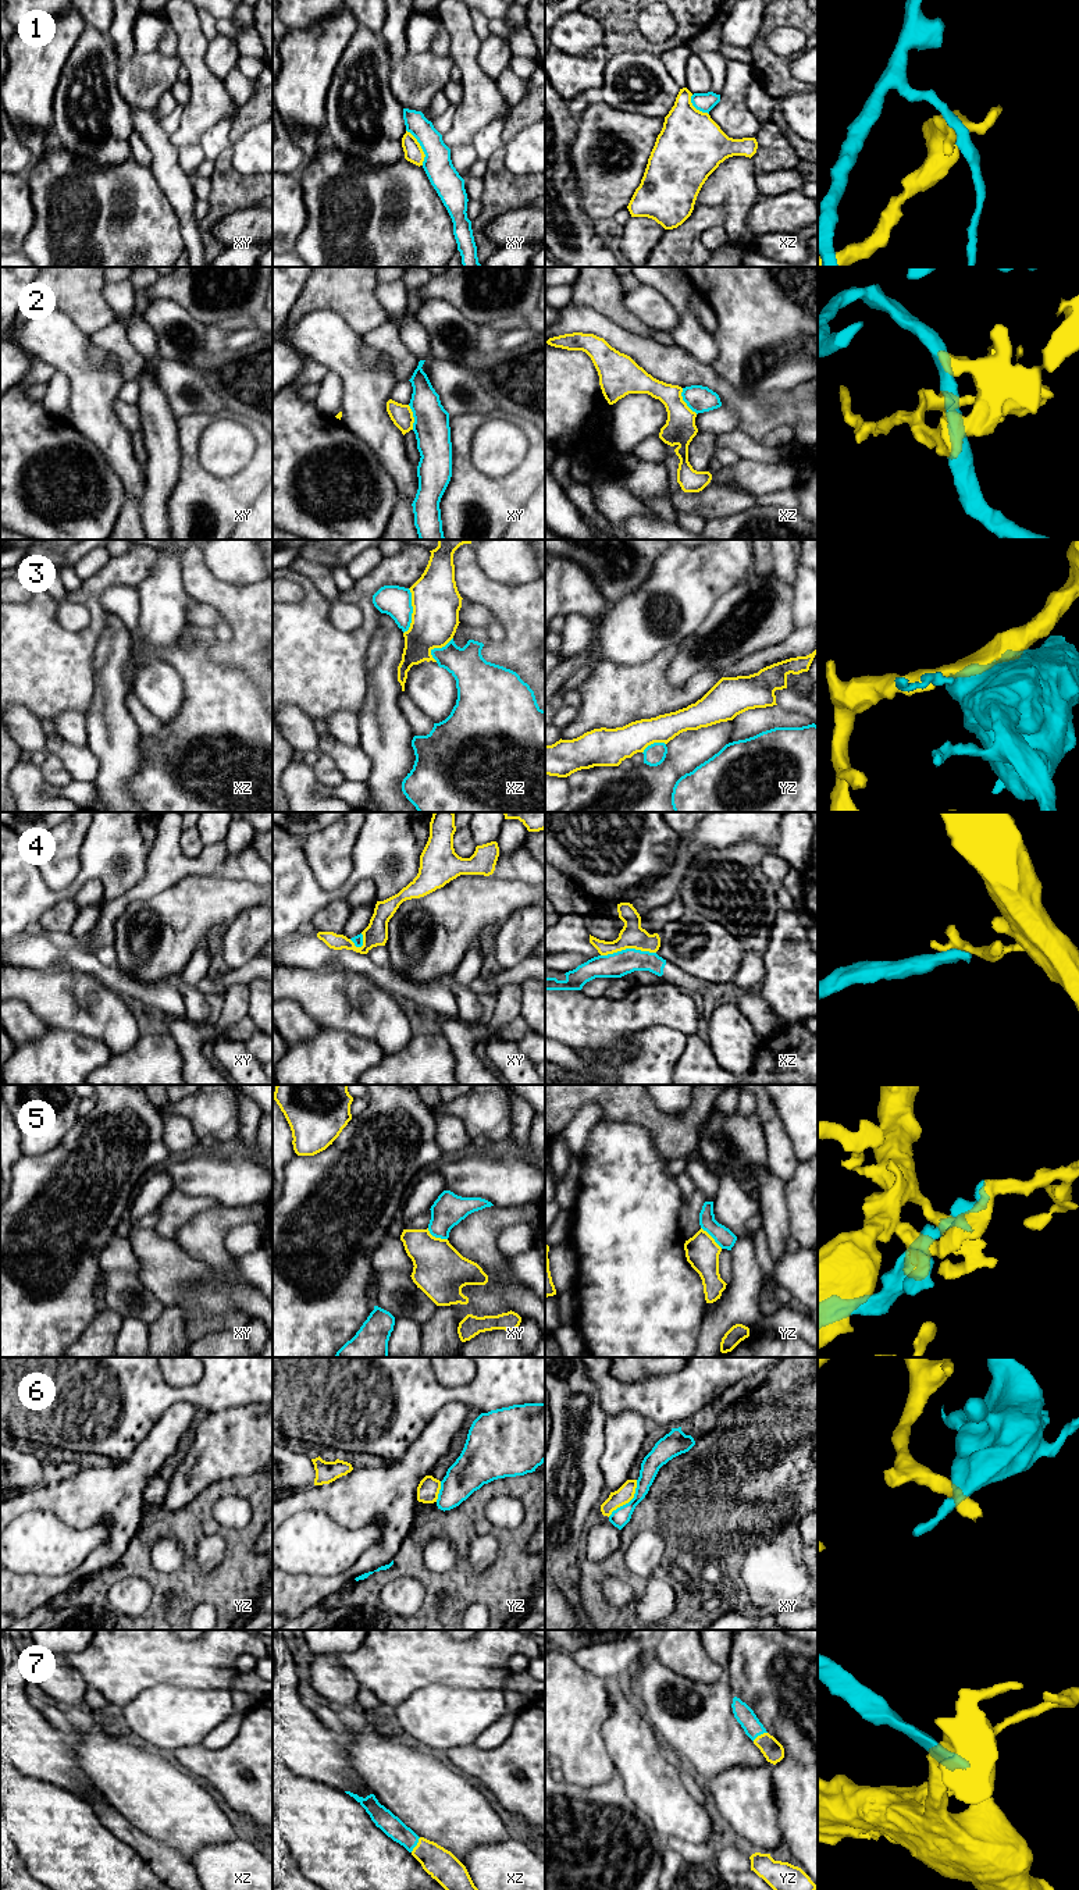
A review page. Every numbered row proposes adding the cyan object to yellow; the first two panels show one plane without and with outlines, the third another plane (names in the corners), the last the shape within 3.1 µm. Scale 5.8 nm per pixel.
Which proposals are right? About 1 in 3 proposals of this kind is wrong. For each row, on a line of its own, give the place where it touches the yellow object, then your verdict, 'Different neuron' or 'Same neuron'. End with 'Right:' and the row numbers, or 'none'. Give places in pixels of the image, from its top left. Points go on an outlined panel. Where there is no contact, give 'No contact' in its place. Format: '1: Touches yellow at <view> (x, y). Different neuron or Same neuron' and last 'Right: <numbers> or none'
1: Touches yellow at xy (420, 148). Different neuron
2: Touches yellow at xz (684, 402). Different neuron
3: Touches yellow at xz (413, 611). Different neuron
4: Touches yellow at xz (627, 947). Different neuron
5: Touches yellow at xy (437, 1238). Different neuron
6: Touches yellow at xy (629, 1501). Different neuron
7: Touches yellow at xz (417, 1844). Same neuron
Right: 7

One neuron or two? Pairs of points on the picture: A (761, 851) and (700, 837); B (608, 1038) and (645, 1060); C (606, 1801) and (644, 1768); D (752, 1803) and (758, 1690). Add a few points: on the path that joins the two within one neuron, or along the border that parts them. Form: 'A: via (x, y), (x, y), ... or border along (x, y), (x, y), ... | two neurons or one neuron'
A: border along (766, 846), (741, 840), (732, 846), (702, 850) | two neurons
B: border along (650, 1027), (636, 1031), (629, 1038), (619, 1059) | two neurons
C: border along (616, 1771), (622, 1779), (623, 1791), (643, 1812) | two neurons
D: border along (769, 1769), (773, 1798), (776, 1801) | two neurons

